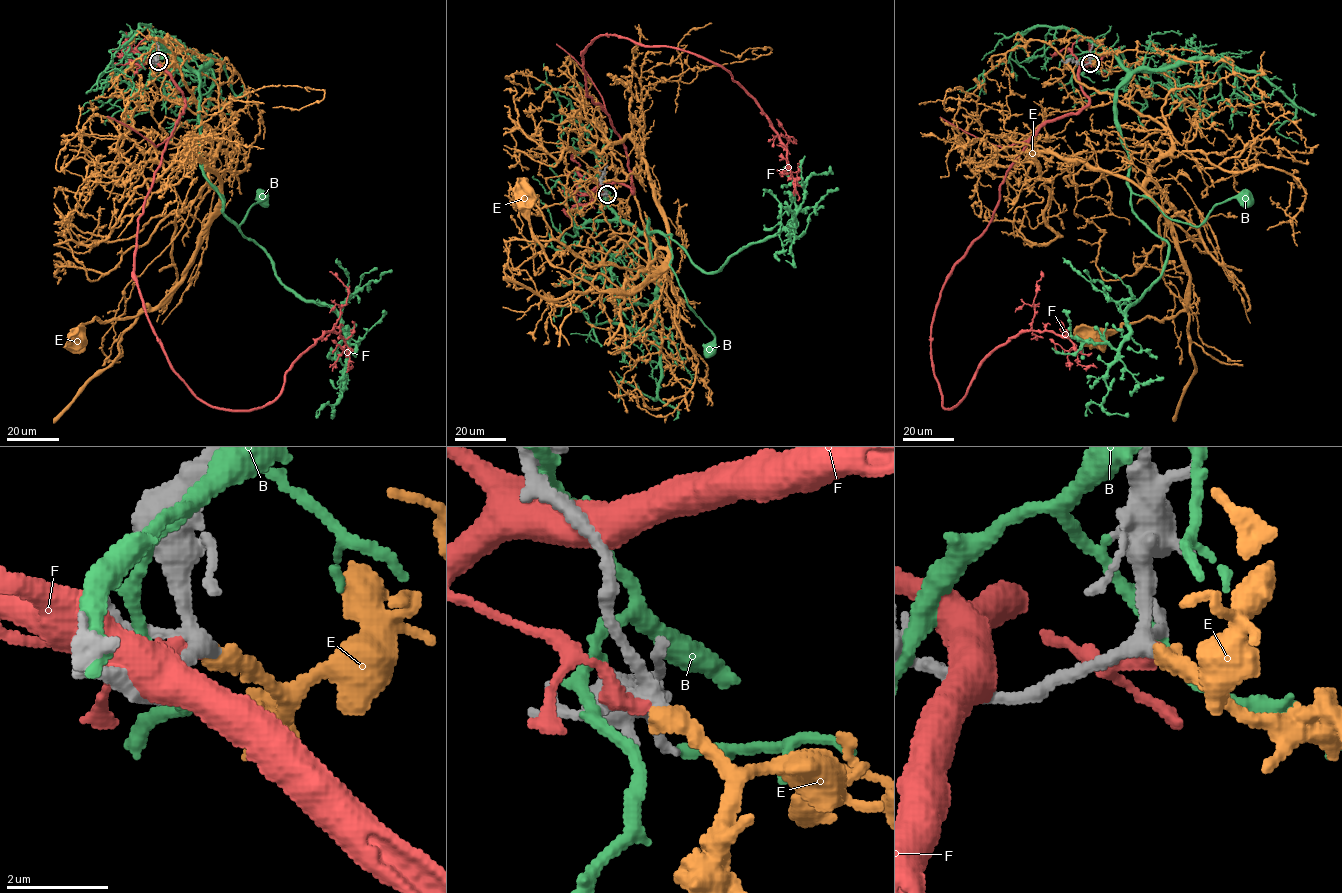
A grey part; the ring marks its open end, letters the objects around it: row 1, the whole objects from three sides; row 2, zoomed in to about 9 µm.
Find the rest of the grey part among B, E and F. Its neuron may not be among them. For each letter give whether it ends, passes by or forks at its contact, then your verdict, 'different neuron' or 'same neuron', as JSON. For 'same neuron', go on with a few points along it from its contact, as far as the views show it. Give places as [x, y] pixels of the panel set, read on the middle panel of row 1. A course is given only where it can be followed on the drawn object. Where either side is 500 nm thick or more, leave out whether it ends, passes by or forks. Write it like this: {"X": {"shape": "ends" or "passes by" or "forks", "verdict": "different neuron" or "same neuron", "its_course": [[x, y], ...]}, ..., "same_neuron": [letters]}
{"B": {"shape": "passes by", "verdict": "different neuron"}, "E": {"shape": "ends", "verdict": "same neuron", "its_course": [[606, 194], [626, 216], [628, 177], [666, 275], [667, 252], [633, 292], [554, 265], [526, 195]]}, "F": {"shape": "ends", "verdict": "different neuron"}, "same_neuron": ["E"]}

